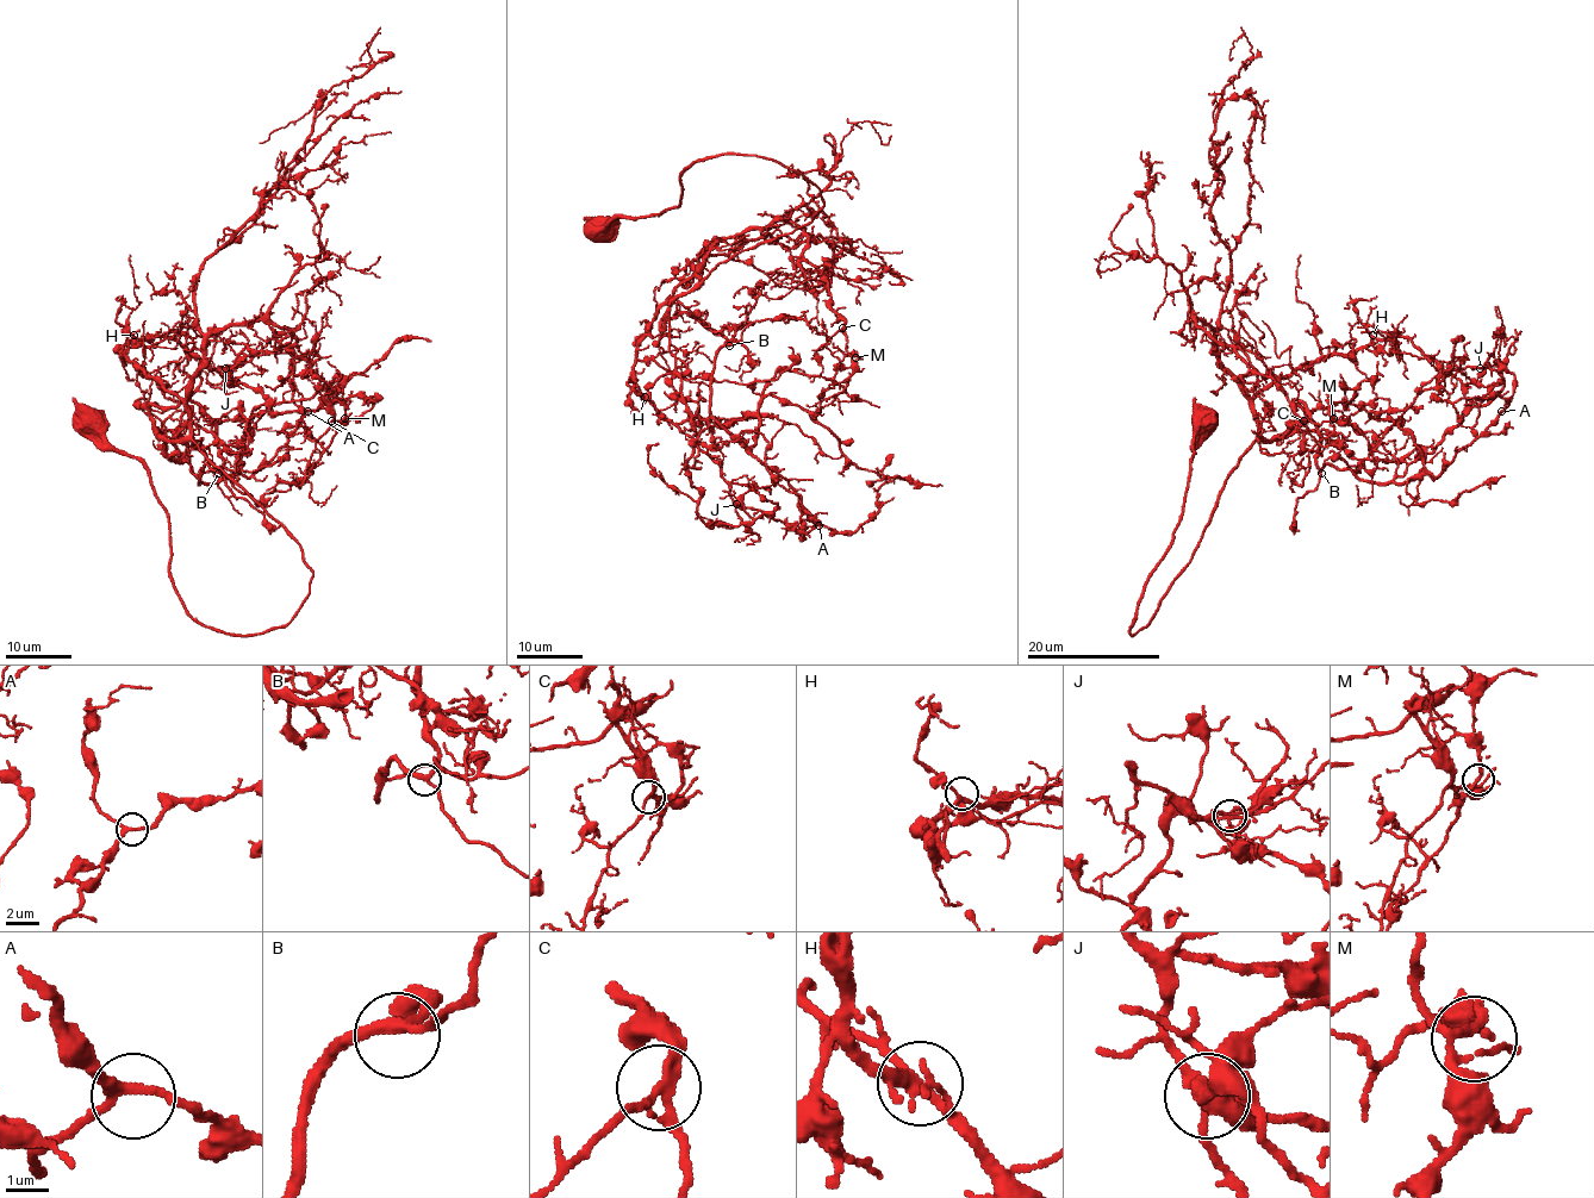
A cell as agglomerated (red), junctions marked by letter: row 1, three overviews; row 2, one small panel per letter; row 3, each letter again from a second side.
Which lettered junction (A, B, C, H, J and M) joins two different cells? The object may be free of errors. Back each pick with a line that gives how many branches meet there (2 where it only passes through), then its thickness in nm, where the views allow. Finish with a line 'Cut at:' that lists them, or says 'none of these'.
Cut at: none of these

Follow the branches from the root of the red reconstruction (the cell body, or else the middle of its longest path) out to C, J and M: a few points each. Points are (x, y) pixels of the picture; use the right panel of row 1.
C: (1208, 419), (1131, 635), (1257, 437), (1250, 394), (1195, 324), (1303, 422)
J: (1208, 419), (1131, 635), (1189, 562), (1257, 437), (1258, 393), (1374, 338), (1407, 337), (1444, 369), (1480, 368)
M: (1208, 419), (1131, 635), (1257, 437), (1250, 394), (1195, 324), (1301, 418), (1333, 418)

